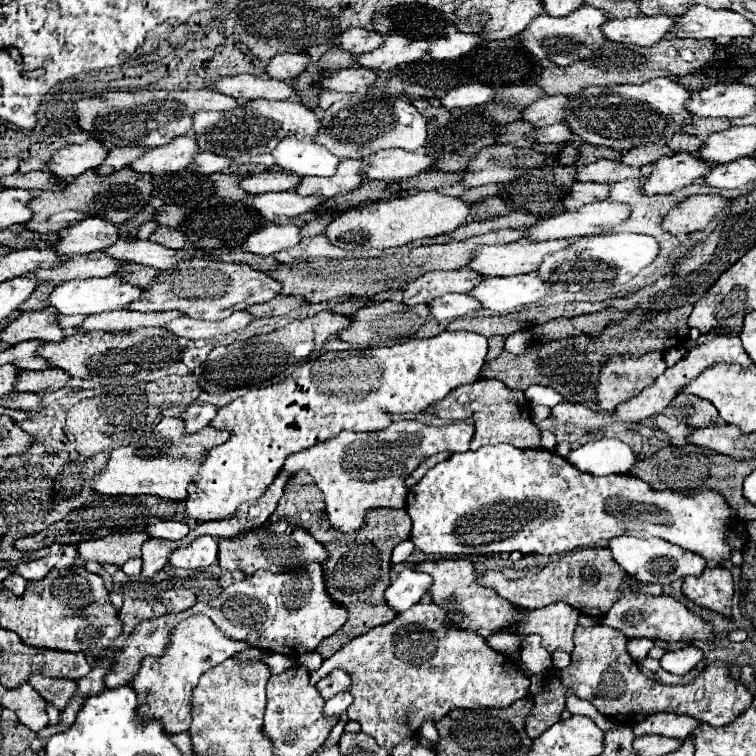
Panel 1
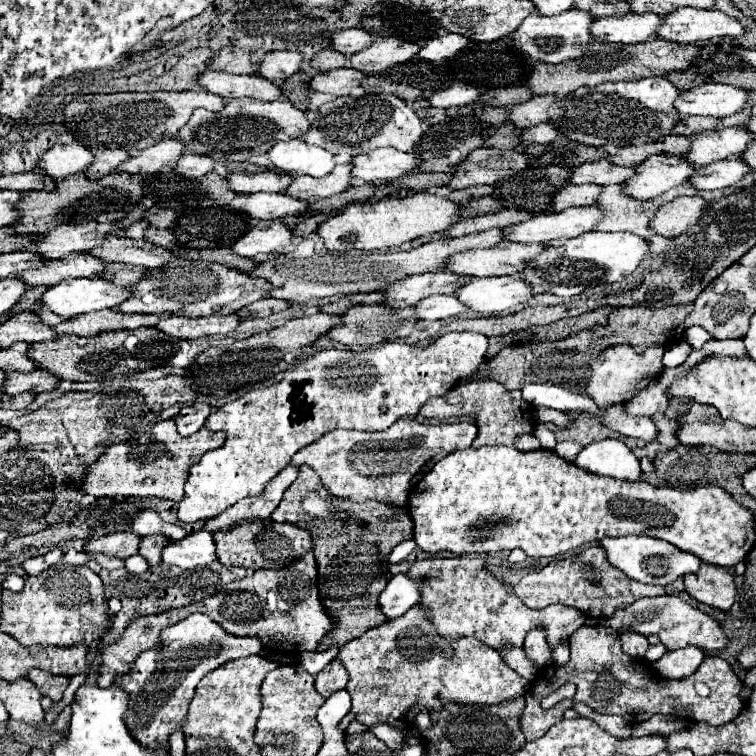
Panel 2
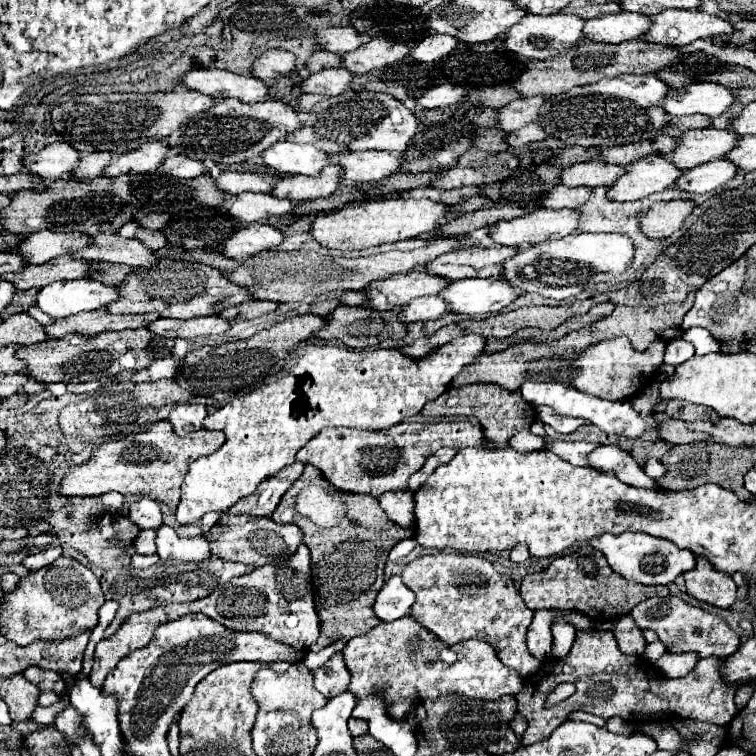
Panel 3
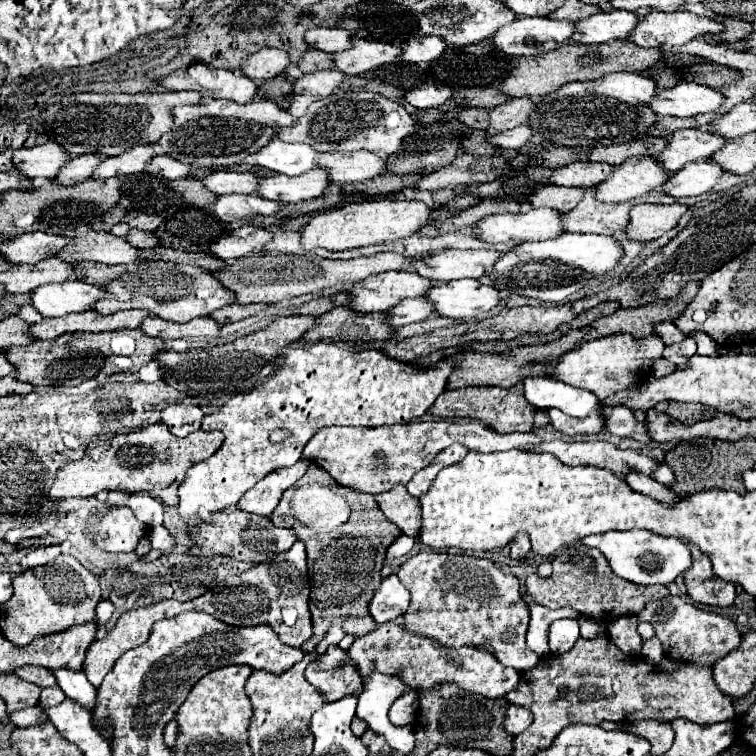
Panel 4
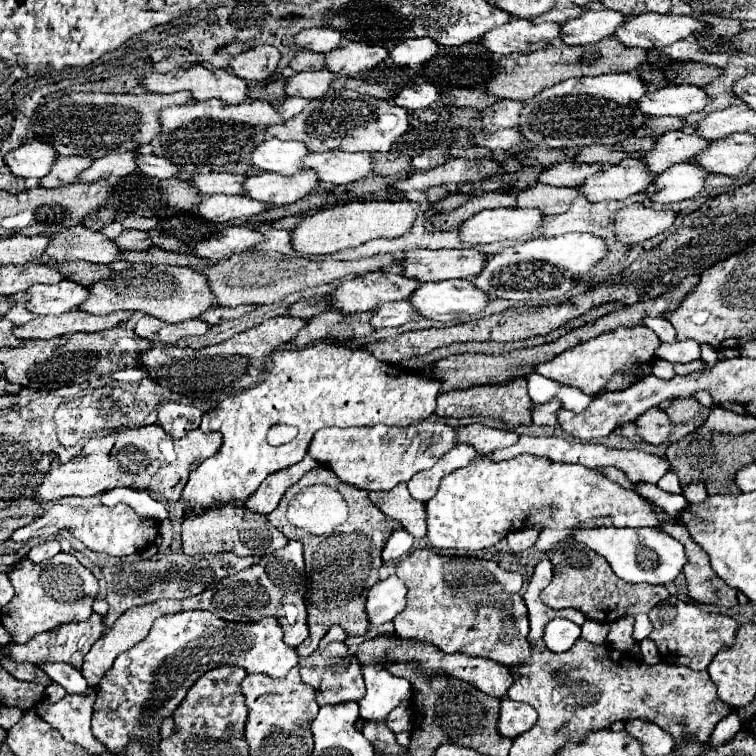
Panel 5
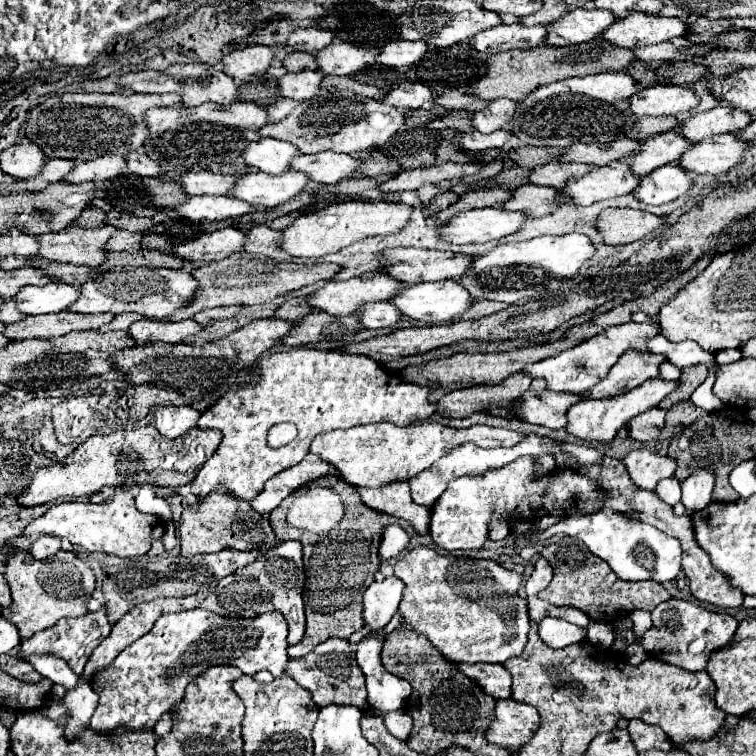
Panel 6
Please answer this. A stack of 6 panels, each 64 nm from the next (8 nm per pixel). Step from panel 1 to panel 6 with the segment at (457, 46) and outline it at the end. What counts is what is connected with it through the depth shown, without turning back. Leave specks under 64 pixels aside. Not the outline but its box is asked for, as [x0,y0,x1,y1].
[376,40,428,68]

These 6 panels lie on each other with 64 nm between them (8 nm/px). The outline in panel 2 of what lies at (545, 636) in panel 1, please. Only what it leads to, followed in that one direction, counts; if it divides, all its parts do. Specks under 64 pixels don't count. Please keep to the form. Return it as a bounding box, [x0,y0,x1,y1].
[408,556,586,682]

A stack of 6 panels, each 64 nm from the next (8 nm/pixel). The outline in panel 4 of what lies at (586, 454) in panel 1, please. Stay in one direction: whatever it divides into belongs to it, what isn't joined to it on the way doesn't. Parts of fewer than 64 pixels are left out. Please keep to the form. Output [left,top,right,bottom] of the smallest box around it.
[624,472,680,504]

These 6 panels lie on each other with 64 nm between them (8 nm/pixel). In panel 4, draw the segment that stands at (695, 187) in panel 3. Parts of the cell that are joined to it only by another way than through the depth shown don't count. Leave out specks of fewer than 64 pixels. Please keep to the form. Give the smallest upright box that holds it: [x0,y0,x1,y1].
[660,162,730,198]

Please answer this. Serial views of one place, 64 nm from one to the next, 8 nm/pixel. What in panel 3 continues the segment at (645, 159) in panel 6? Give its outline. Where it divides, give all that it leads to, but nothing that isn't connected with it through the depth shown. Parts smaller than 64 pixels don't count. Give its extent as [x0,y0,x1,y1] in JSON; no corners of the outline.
[670,128,740,170]

